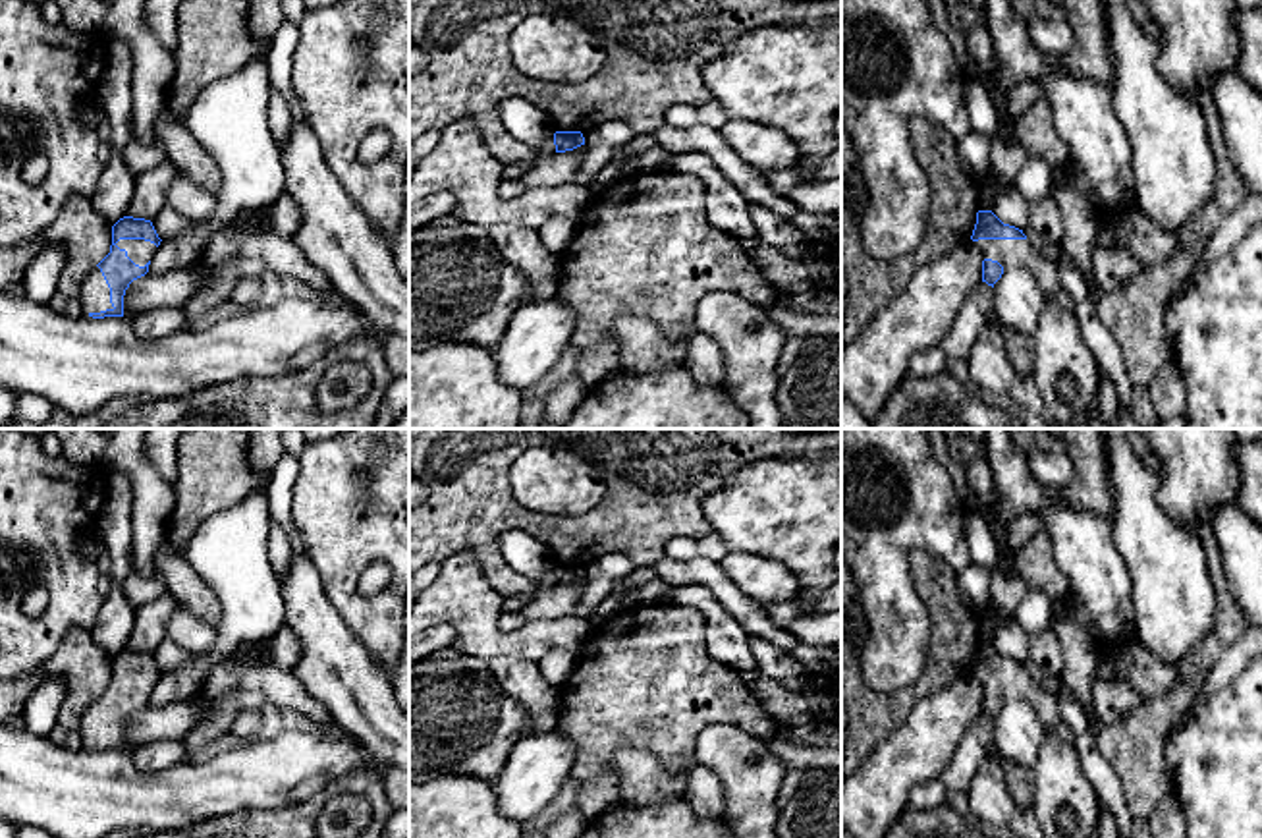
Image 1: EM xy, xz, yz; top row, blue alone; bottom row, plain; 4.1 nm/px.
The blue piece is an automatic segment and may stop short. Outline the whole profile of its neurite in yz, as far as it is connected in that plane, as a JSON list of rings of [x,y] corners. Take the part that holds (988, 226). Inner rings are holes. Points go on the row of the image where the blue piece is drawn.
[[[978,210],[971,239],[982,251],[982,282],[994,288],[1007,268],[1029,270],[1046,295],[1061,290],[1057,266],[1042,257],[1023,230],[1003,224],[992,210]]]

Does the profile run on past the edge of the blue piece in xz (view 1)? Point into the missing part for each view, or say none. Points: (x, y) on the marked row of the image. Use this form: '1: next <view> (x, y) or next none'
1: next none

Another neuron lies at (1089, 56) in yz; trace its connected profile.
[[[1063,0],[1065,21],[1073,31],[1073,44],[1056,62],[1063,73],[1111,87],[1113,62],[1104,19],[1104,0]]]

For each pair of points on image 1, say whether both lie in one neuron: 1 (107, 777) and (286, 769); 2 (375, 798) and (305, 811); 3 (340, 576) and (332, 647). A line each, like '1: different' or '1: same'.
1: same
2: same
3: different

